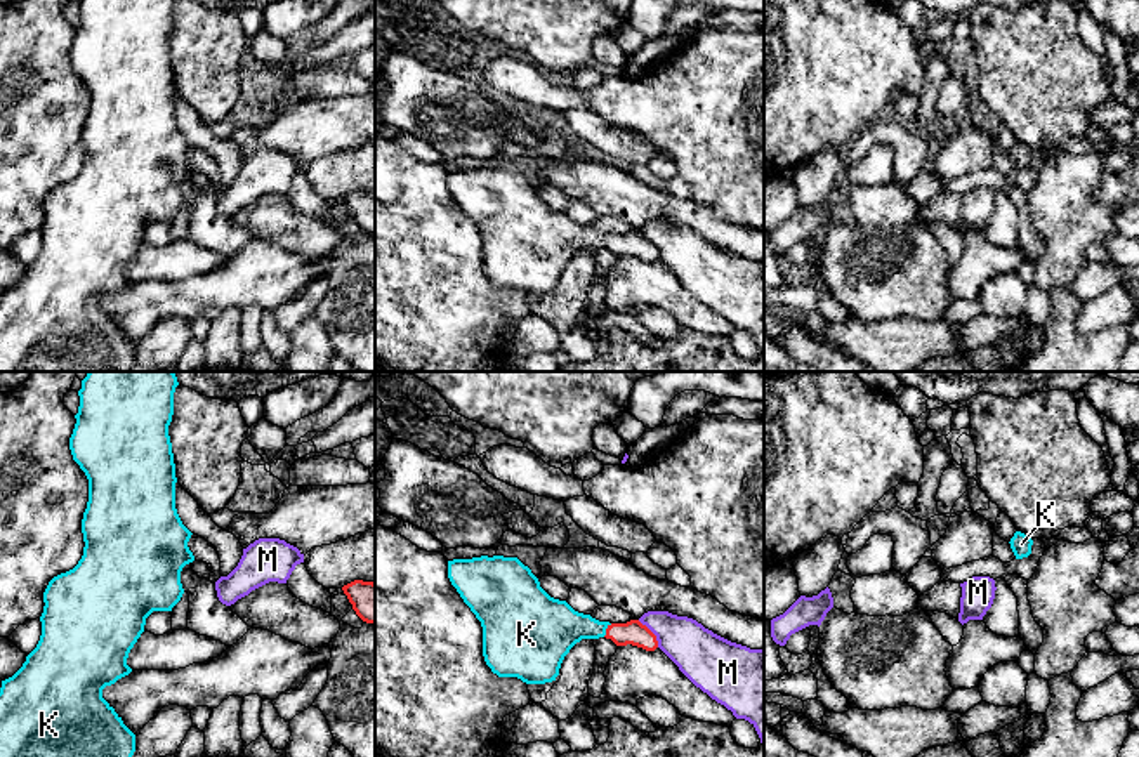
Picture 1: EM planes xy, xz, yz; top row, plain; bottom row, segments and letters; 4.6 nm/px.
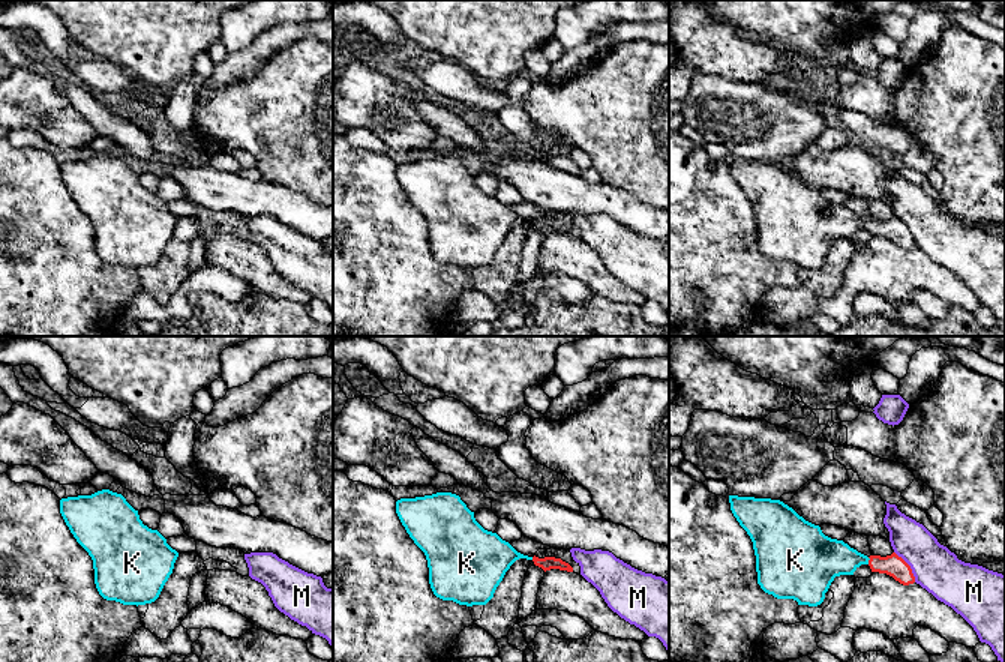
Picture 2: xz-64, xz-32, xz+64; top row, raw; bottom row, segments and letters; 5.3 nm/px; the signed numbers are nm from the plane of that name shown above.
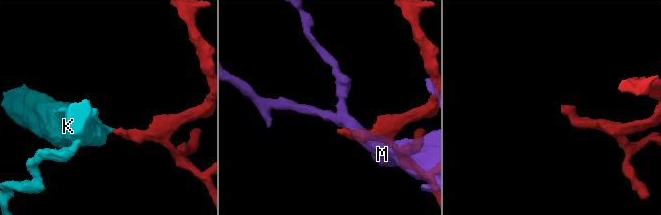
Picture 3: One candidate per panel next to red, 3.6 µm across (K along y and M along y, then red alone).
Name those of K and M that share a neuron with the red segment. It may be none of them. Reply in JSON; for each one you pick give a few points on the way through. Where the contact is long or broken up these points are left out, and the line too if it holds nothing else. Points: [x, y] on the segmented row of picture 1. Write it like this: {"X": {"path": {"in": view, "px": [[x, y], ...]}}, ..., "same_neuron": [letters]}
{"same_neuron": ["K"]}

